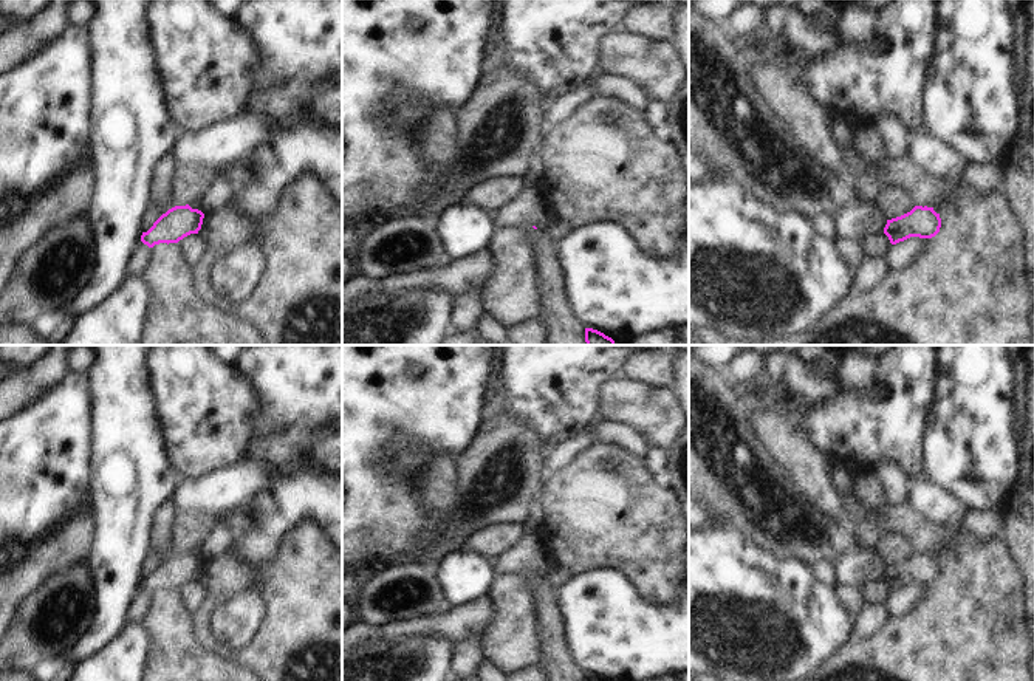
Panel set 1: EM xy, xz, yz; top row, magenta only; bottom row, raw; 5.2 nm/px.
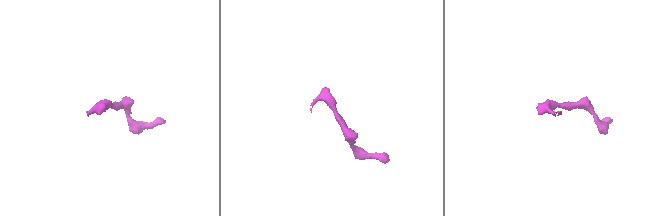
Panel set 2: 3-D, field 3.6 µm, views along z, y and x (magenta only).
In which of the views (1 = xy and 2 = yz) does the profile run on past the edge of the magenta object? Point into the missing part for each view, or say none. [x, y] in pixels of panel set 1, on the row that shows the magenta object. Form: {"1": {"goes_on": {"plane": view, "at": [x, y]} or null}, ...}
{"1": {"goes_on": null}, "2": {"goes_on": null}}

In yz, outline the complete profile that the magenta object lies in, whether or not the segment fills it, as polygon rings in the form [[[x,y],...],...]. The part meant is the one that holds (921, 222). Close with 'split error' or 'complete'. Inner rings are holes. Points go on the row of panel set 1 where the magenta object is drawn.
[[[915,206],[910,212],[887,220],[884,234],[892,245],[904,241],[910,237],[932,238],[940,232],[941,218],[933,207]]]; complete

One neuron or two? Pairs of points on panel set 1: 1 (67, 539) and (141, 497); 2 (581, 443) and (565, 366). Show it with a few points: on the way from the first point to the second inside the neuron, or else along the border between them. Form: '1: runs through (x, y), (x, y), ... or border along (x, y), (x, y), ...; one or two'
1: border along (89, 505), (92, 545), (85, 561); two
2: border along (593, 423), (550, 449); two

